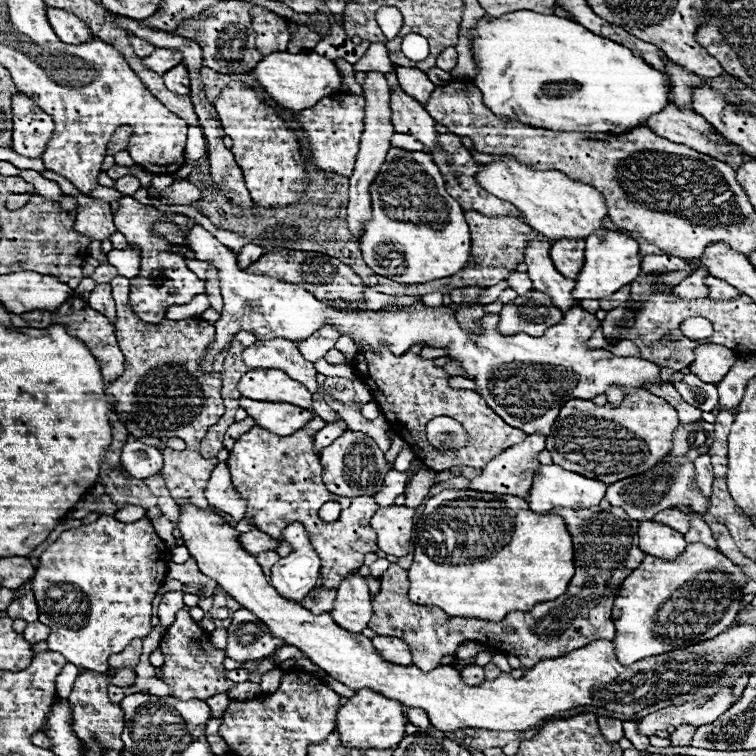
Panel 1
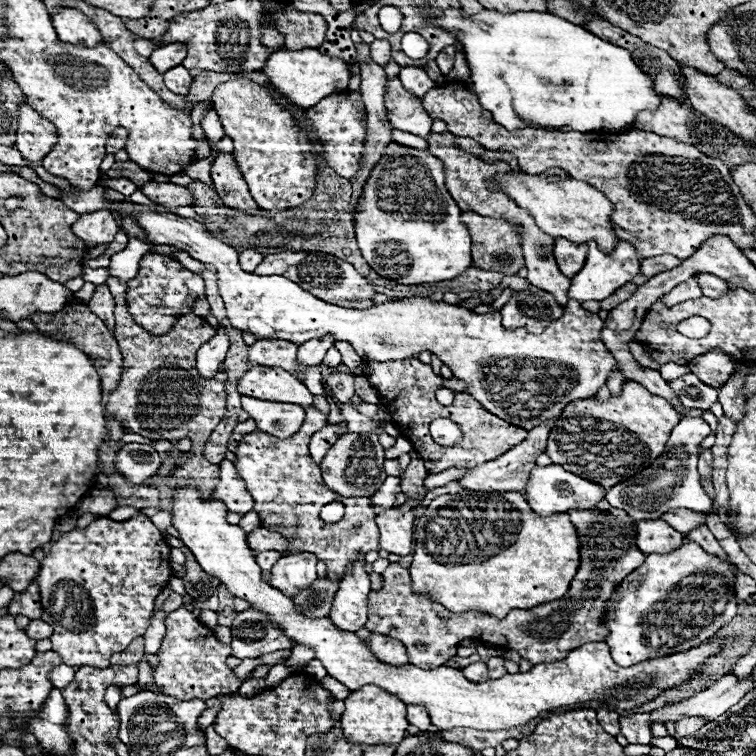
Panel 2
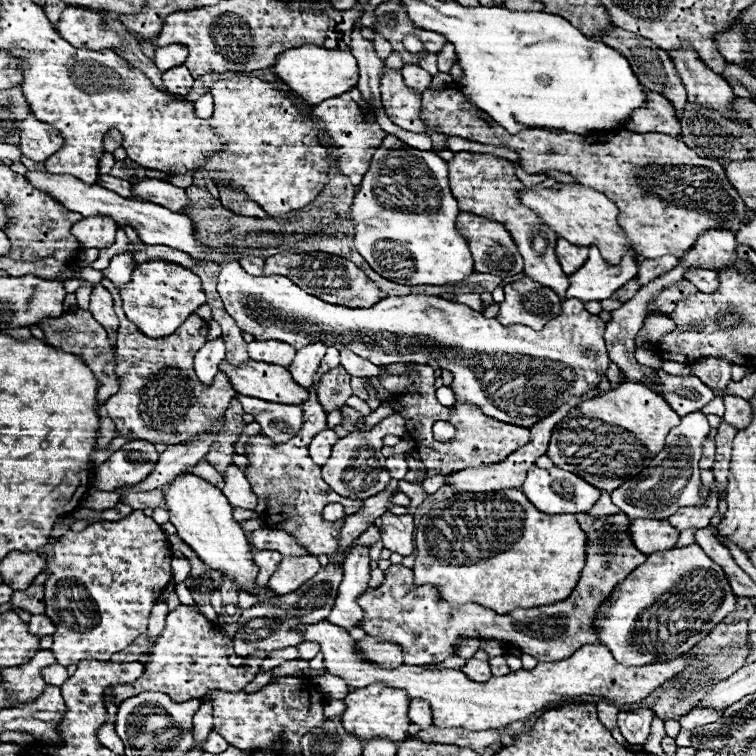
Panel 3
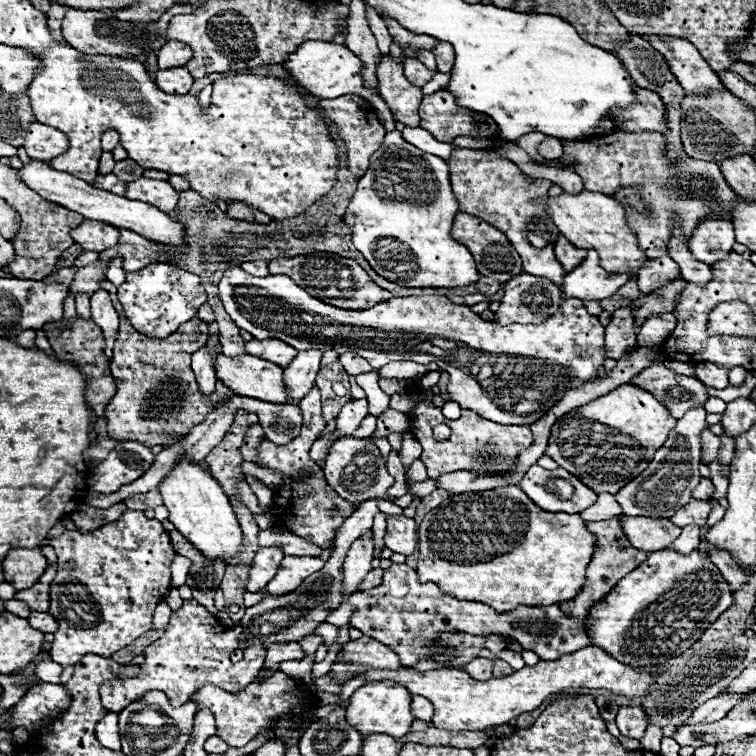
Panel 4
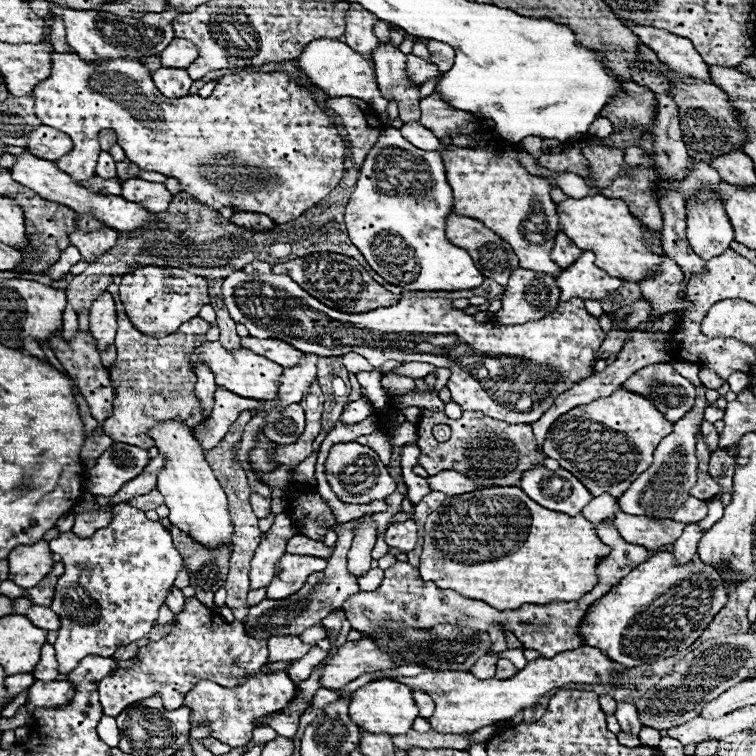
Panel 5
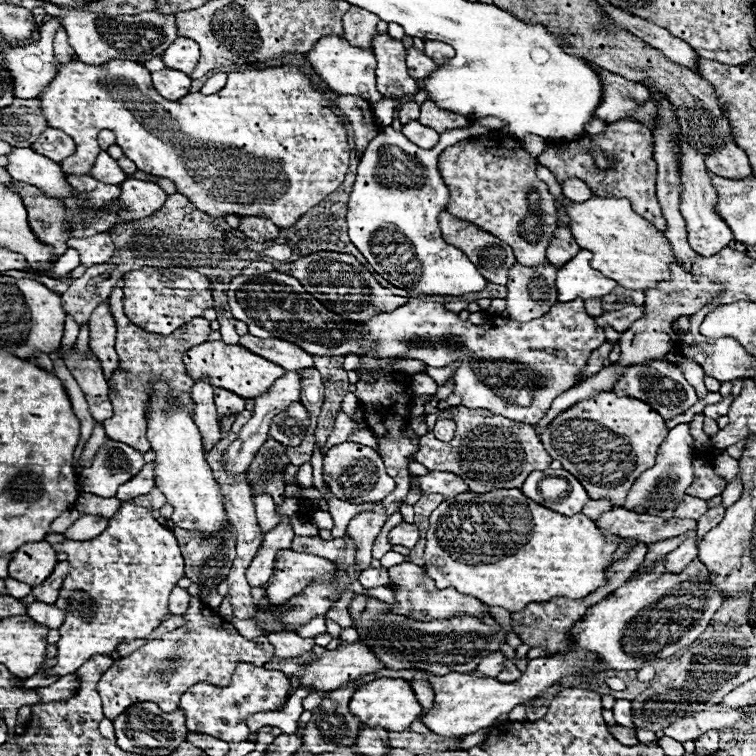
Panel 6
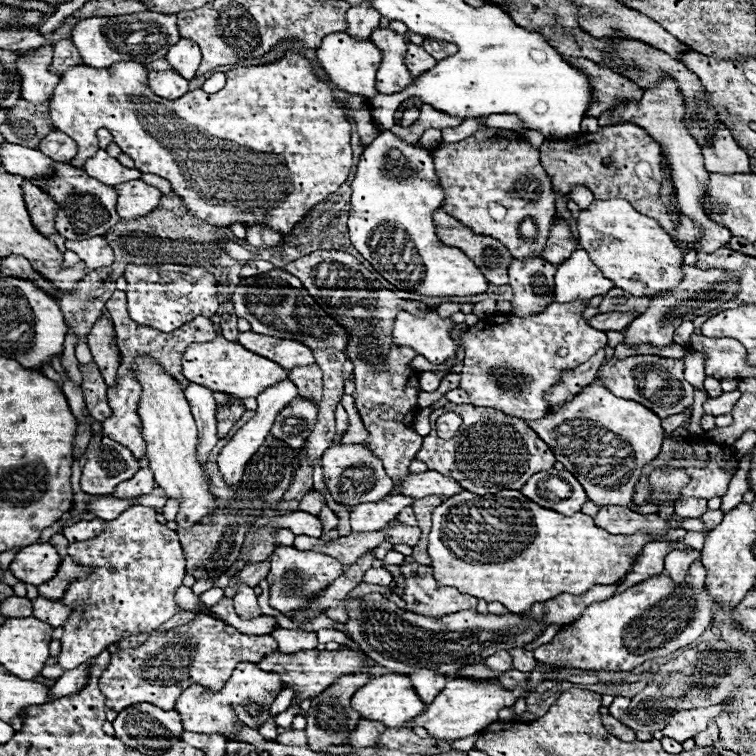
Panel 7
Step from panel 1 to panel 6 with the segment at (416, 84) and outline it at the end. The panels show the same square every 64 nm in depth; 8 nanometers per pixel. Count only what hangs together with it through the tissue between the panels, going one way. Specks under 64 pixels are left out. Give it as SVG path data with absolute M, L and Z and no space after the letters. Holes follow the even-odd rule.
M410 48L410 50L408 50L408 54L406 54L406 64L408 64L408 74L410 74L414 80L424 80L424 78L428 78L428 76L438 68L432 58L428 58L426 54L418 52L416 48Z

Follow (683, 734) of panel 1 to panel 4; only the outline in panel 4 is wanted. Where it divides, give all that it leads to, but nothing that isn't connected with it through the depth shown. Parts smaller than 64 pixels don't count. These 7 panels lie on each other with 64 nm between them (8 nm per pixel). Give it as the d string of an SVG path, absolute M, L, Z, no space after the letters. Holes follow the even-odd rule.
M748 694L710 698L710 700L704 702L702 706L698 706L684 724L690 724L690 722L716 722L718 718L724 718L726 712L728 712L730 708L734 708L734 706L736 706L740 700L744 700L746 696L748 696Z

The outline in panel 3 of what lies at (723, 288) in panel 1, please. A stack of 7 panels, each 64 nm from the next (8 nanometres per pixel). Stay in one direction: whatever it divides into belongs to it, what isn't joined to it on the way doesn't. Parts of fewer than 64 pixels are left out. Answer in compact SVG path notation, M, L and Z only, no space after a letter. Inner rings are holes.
M690 270L688 274L686 274L686 278L690 280L690 282L694 282L694 286L700 290L700 292L708 292L708 294L712 294L714 290L718 290L718 274L714 274L714 272L710 272L710 270Z

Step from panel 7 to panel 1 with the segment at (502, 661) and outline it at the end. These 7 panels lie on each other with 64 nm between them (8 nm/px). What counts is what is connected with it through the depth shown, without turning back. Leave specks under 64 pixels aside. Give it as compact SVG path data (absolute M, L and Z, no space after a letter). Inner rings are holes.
M476 664L464 668L460 672L460 676L462 676L462 682L466 682L466 686L478 686L478 684L484 682L484 670L480 666L476 666Z

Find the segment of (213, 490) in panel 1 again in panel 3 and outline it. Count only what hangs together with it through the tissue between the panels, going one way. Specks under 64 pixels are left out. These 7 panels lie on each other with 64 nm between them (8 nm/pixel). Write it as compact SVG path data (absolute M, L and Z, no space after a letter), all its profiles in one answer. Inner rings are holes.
M228 464L226 472L224 472L222 494L228 498L232 508L244 508L244 510L256 508L254 492L250 490L250 484L248 484L244 472L236 464Z

